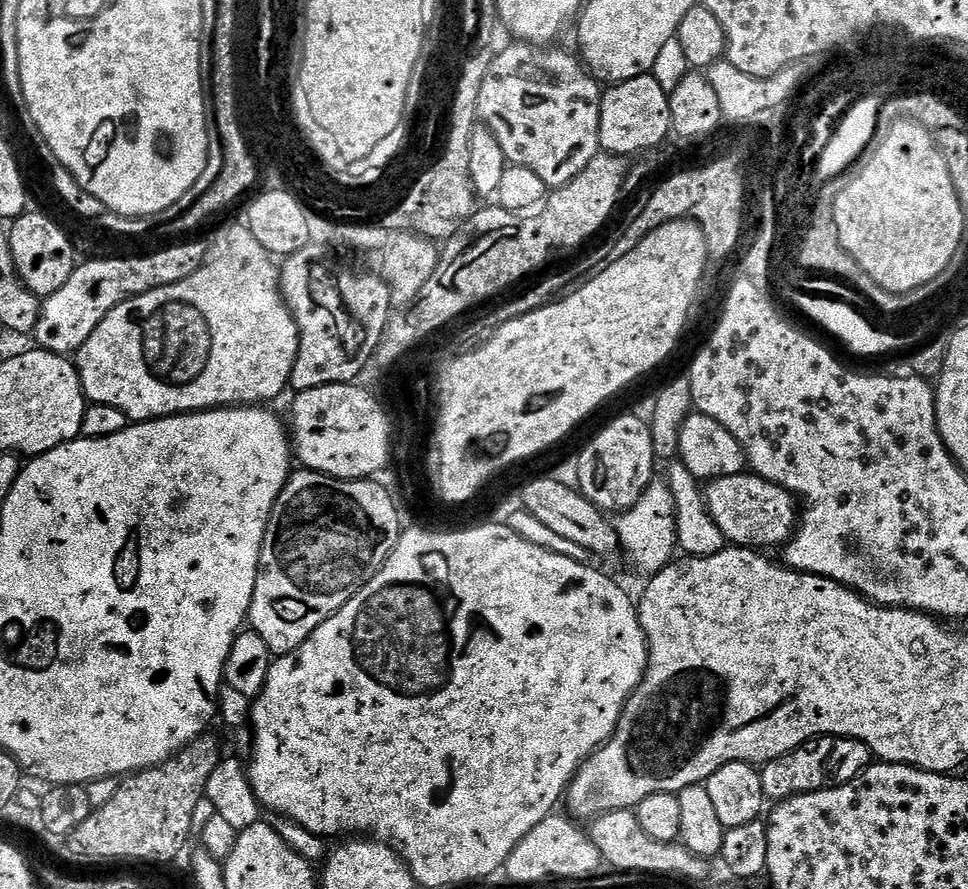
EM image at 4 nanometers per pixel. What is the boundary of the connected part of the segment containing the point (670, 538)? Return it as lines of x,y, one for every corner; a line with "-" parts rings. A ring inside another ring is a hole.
654,482
634,503
615,517
621,549
628,551
628,560
640,572
655,574
672,563
677,555
675,504
667,483

